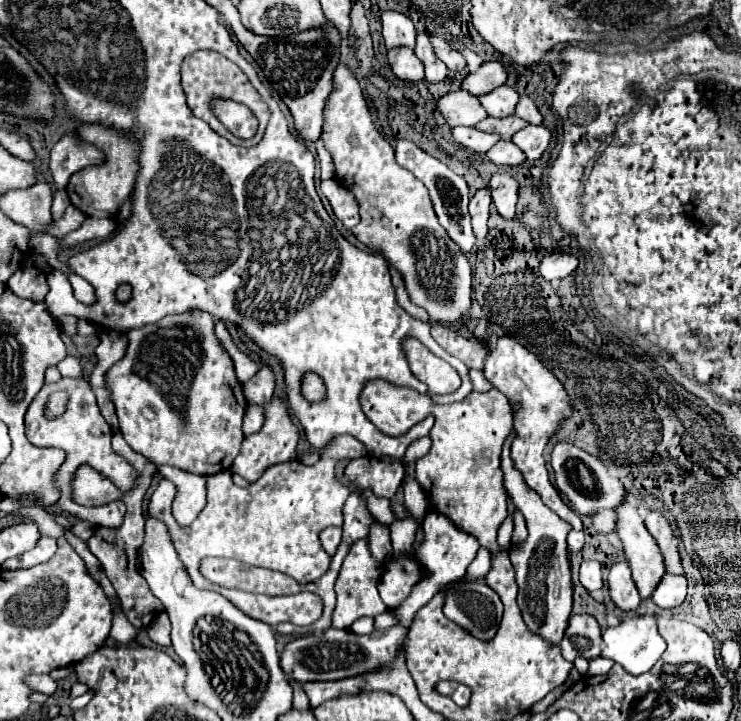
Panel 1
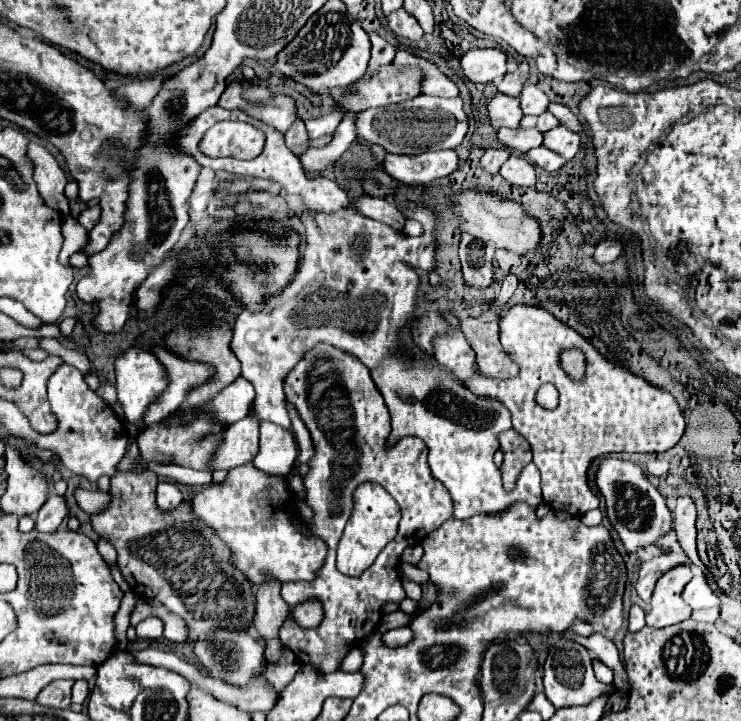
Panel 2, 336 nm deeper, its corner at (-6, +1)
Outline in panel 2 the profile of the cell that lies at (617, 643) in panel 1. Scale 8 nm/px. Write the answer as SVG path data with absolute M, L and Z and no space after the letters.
M714 607L714 609L702 609L702 611L692 611L690 617L694 621L710 621L710 623L714 623L718 619L718 607Z

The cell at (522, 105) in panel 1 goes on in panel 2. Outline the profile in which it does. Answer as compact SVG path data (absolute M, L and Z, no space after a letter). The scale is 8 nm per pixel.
M550 103L548 113L552 113L560 121L560 125L564 125L564 127L568 127L572 131L582 131L582 125L580 125L578 117L568 107L564 107L560 103Z

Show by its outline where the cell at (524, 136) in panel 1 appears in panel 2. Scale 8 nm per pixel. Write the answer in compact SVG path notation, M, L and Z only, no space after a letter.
M560 125L560 127L554 127L554 129L544 133L544 143L542 145L556 151L566 161L570 161L580 149L580 137L574 131Z

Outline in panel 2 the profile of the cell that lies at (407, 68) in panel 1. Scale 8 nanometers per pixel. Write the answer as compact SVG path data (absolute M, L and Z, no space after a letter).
M404 9L394 11L392 15L388 15L388 27L392 29L392 33L400 39L408 39L408 41L420 41L424 31L422 27L416 23L416 19L412 19L412 15L408 15Z

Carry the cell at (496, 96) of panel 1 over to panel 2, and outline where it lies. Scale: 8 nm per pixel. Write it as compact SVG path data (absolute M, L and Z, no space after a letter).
M524 85L520 93L520 109L524 115L542 115L548 105L548 97L534 85Z

